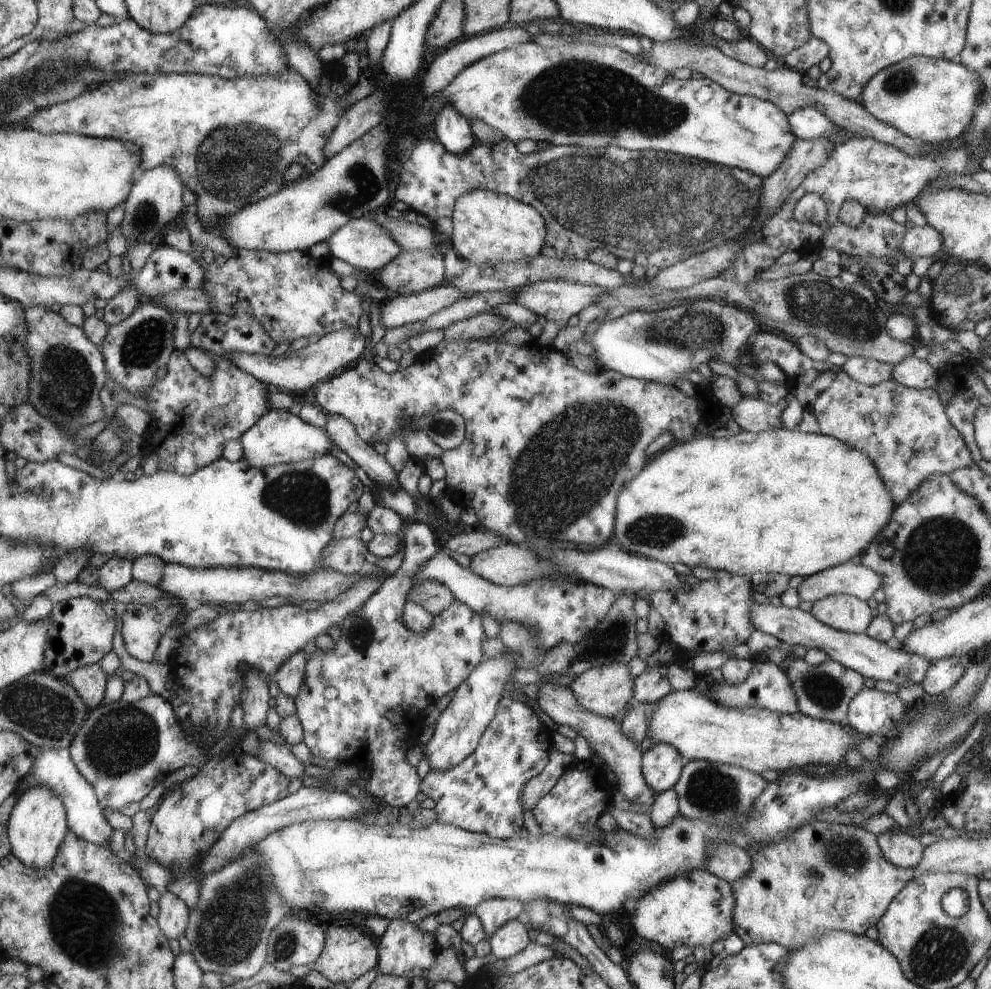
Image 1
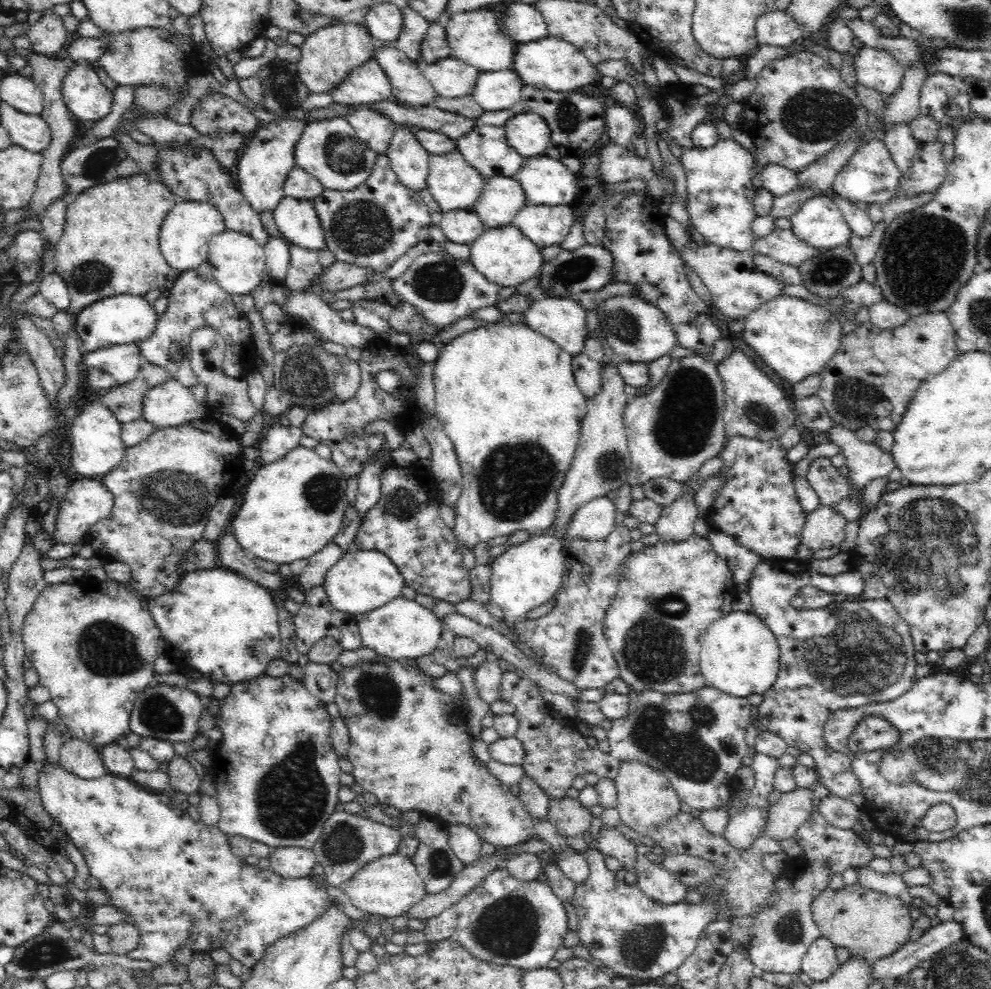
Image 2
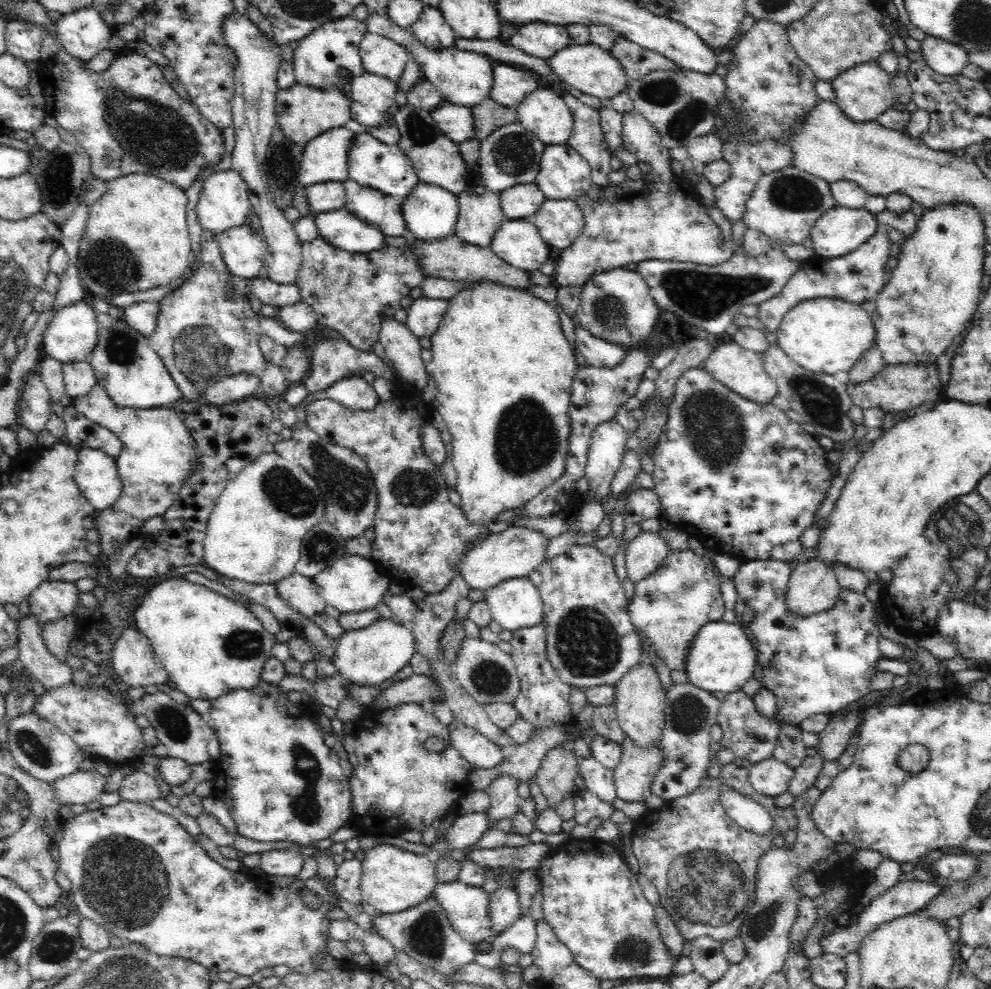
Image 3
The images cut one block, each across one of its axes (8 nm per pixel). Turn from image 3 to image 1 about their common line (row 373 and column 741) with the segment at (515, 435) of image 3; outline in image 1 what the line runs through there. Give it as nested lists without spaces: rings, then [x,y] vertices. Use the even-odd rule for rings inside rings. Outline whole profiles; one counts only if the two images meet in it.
[[[739,430],[731,438],[713,438],[711,434],[697,434],[691,440],[685,442],[673,442],[667,448],[661,448],[657,454],[653,454],[647,464],[629,480],[623,484],[623,488],[617,494],[617,512],[615,512],[615,526],[613,526],[613,538],[619,542],[619,546],[627,554],[635,554],[639,558],[655,560],[667,566],[673,564],[685,564],[691,570],[695,566],[711,568],[715,572],[727,572],[733,576],[749,578],[755,572],[769,572],[769,574],[783,574],[783,576],[803,576],[809,578],[813,574],[819,574],[823,570],[829,570],[833,566],[849,562],[855,554],[861,554],[865,546],[879,534],[879,530],[889,522],[891,512],[895,510],[895,504],[891,502],[883,480],[879,478],[879,470],[873,466],[871,458],[867,458],[863,452],[851,448],[849,444],[843,444],[837,438],[825,436],[825,434],[803,434],[799,430],[765,430],[759,434],[751,434],[747,430]]]

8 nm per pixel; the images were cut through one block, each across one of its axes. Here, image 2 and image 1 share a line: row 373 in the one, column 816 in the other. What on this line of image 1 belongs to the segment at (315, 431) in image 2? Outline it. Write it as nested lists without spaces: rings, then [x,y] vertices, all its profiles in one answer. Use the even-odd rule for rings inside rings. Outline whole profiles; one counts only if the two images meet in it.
[[[761,328],[757,330],[753,346],[747,344],[747,360],[749,356],[755,358],[753,362],[757,366],[765,362],[777,364],[789,378],[795,378],[797,384],[803,386],[813,384],[815,378],[825,372],[831,372],[835,376],[831,386],[825,388],[811,406],[819,424],[817,434],[837,438],[871,458],[895,508],[907,502],[909,496],[915,494],[923,480],[927,480],[931,474],[951,474],[953,470],[967,468],[973,462],[963,436],[947,418],[943,402],[939,400],[939,392],[935,388],[905,388],[893,376],[875,386],[859,384],[851,380],[843,368],[833,366],[825,360],[815,362],[805,356],[793,340]]]

